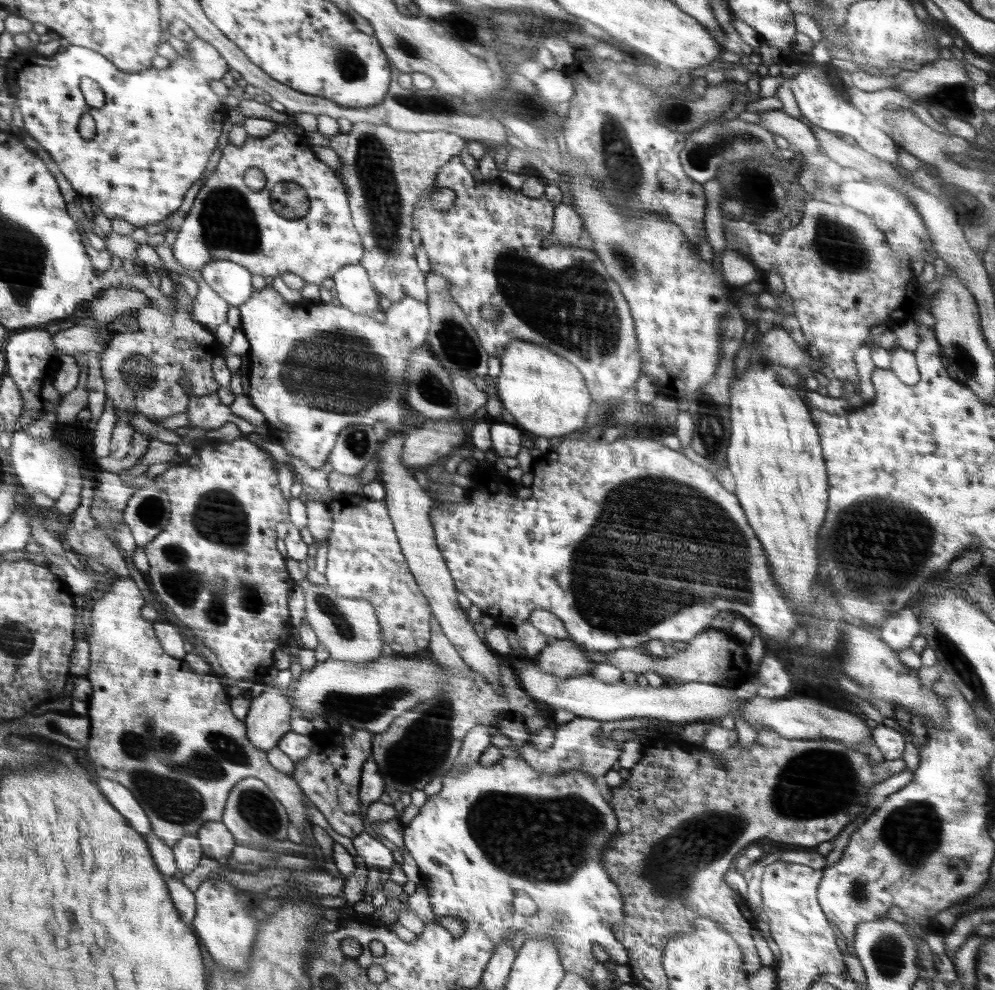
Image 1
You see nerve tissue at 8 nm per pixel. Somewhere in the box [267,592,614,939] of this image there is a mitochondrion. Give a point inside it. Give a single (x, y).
(548, 839)

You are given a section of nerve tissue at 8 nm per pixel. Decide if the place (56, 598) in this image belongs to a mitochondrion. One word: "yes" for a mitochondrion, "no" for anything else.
no

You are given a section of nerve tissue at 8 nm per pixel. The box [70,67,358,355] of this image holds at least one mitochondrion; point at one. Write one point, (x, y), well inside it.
(227, 221)

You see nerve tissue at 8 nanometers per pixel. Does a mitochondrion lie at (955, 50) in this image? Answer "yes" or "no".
no

